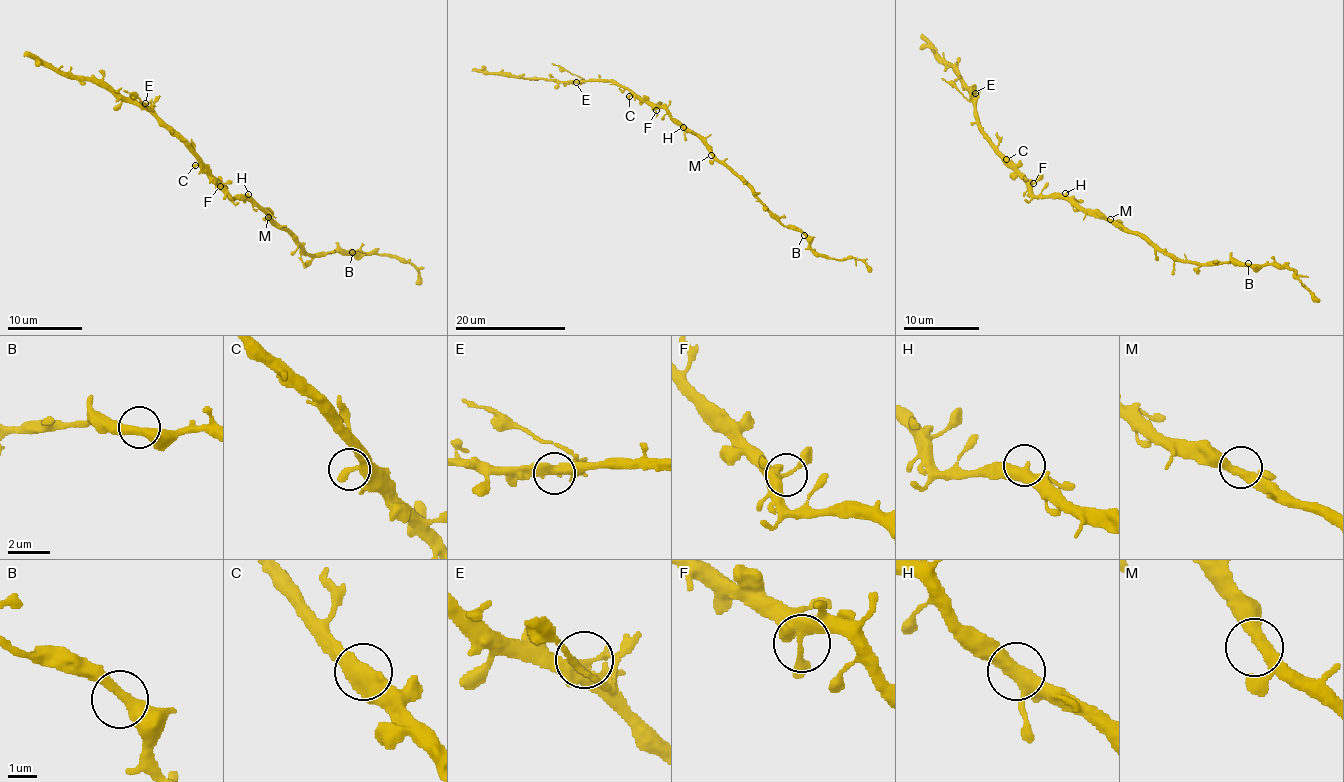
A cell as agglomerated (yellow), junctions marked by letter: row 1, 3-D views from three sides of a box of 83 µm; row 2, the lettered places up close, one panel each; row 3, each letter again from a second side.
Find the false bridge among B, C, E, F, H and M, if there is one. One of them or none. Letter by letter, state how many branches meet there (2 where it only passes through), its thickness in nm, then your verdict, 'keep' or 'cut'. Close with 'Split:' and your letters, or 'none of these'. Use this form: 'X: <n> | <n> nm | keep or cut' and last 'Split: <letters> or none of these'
B: 2 | 400 nm | keep
C: 2 | 360 nm | keep
E: 3 | 360 nm | cut
F: 3 | 320 nm | keep
H: 3 | 340 nm | keep
M: 2 | 420 nm | keep
Split: E

